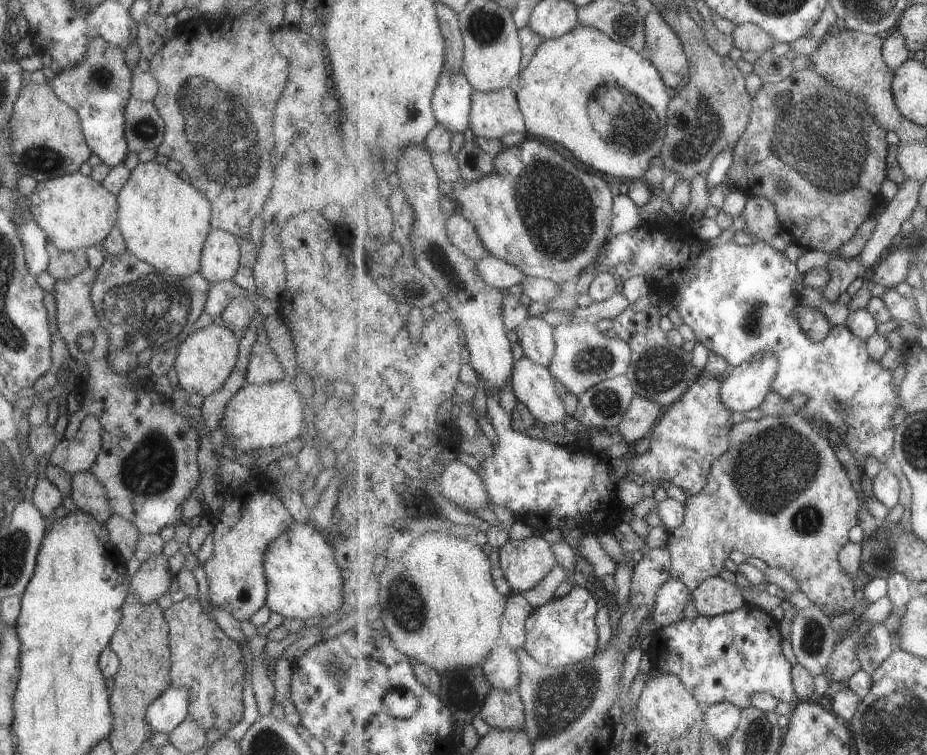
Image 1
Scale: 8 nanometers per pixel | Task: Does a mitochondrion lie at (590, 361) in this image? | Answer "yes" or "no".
yes

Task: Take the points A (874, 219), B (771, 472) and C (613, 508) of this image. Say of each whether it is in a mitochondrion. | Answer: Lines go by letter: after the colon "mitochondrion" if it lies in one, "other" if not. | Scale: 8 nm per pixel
A: other
B: mitochondrion
C: other

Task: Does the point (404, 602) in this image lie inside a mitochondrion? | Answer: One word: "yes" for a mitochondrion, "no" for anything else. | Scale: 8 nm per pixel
yes

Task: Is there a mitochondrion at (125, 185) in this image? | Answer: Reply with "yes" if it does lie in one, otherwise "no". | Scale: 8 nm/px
no

